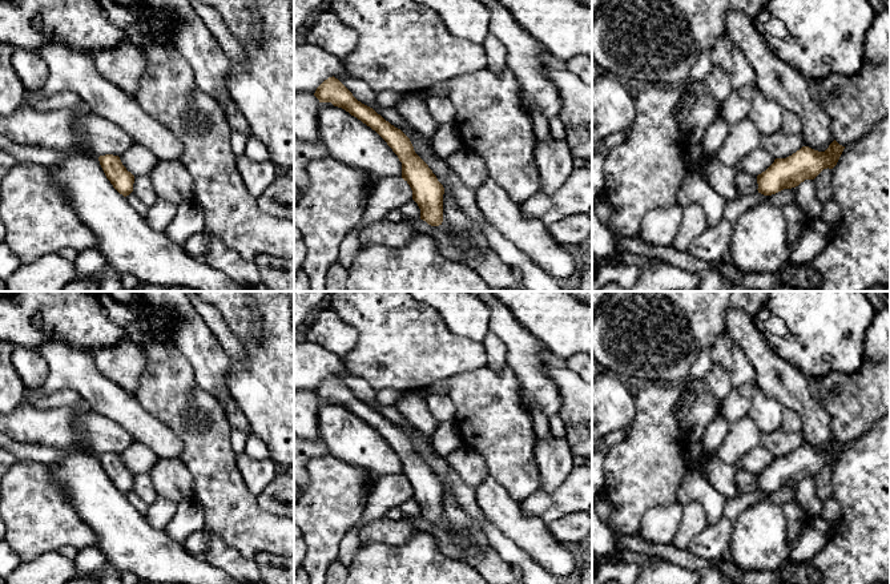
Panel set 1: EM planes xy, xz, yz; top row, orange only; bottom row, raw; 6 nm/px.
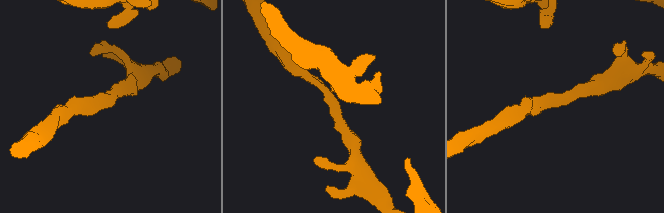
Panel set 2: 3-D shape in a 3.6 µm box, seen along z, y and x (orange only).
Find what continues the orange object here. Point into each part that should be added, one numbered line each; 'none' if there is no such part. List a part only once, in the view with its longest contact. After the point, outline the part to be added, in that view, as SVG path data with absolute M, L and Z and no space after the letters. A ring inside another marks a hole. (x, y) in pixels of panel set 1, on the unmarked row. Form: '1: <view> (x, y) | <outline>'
none

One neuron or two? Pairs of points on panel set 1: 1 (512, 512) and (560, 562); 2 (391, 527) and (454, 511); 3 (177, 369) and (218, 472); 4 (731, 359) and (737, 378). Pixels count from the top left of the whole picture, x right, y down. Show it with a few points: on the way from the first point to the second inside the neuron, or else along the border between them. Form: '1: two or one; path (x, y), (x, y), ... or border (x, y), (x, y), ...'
1: one; path (522, 524), (548, 551)
2: two; border (414, 518), (414, 526), (418, 530)
3: one; path (177, 394), (177, 401), (205, 431), (206, 447)
4: one; path (735, 363), (737, 374)

